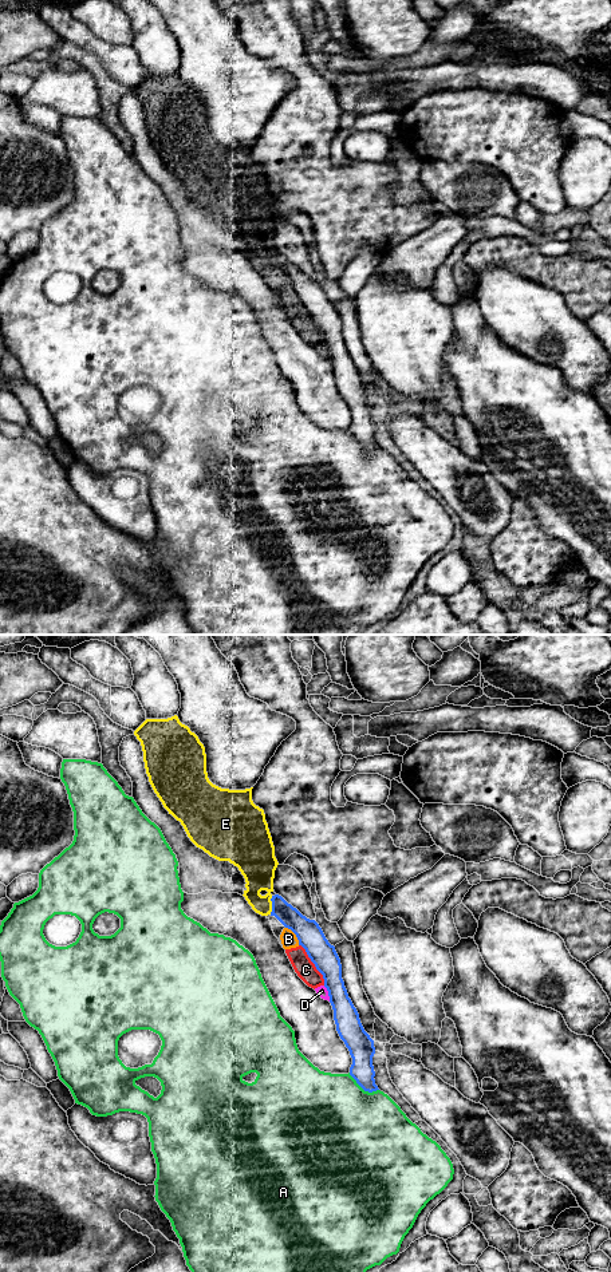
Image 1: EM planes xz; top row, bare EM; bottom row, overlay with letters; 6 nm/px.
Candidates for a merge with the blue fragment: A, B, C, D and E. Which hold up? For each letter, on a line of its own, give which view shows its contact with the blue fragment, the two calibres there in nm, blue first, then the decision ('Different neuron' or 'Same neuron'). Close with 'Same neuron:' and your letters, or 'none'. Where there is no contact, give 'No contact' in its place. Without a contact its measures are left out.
A: Touches blue in xz. Thickness 150 nm (blue) against 500 nm. Different neuron
B: Touches blue in xz. Thickness 160 nm (blue) against 100 nm. Different neuron
C: Touches blue in xz. Thickness 160 nm (blue) against 120 nm. Different neuron
D: Touches blue in xz. Thickness 160 nm (blue) against 70 nm. Different neuron
E: Touches blue in xz. Thickness 140 nm (blue) against 200 nm. Different neuron
Same neuron: none

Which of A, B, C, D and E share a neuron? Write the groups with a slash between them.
A / B C D E

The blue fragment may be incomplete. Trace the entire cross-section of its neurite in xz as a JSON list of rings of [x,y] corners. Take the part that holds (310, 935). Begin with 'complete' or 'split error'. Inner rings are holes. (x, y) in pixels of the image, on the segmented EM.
complete; [[[275,894],[271,901],[271,916],[275,916],[285,928],[296,935],[299,945],[306,949],[316,969],[323,975],[324,987],[328,991],[330,1003],[334,1010],[336,1031],[352,1058],[350,1075],[364,1091],[372,1093],[379,1090],[374,1079],[374,1040],[364,1031],[359,1014],[348,998],[342,979],[340,959],[335,947],[328,943],[315,920],[303,916],[281,896]]]

